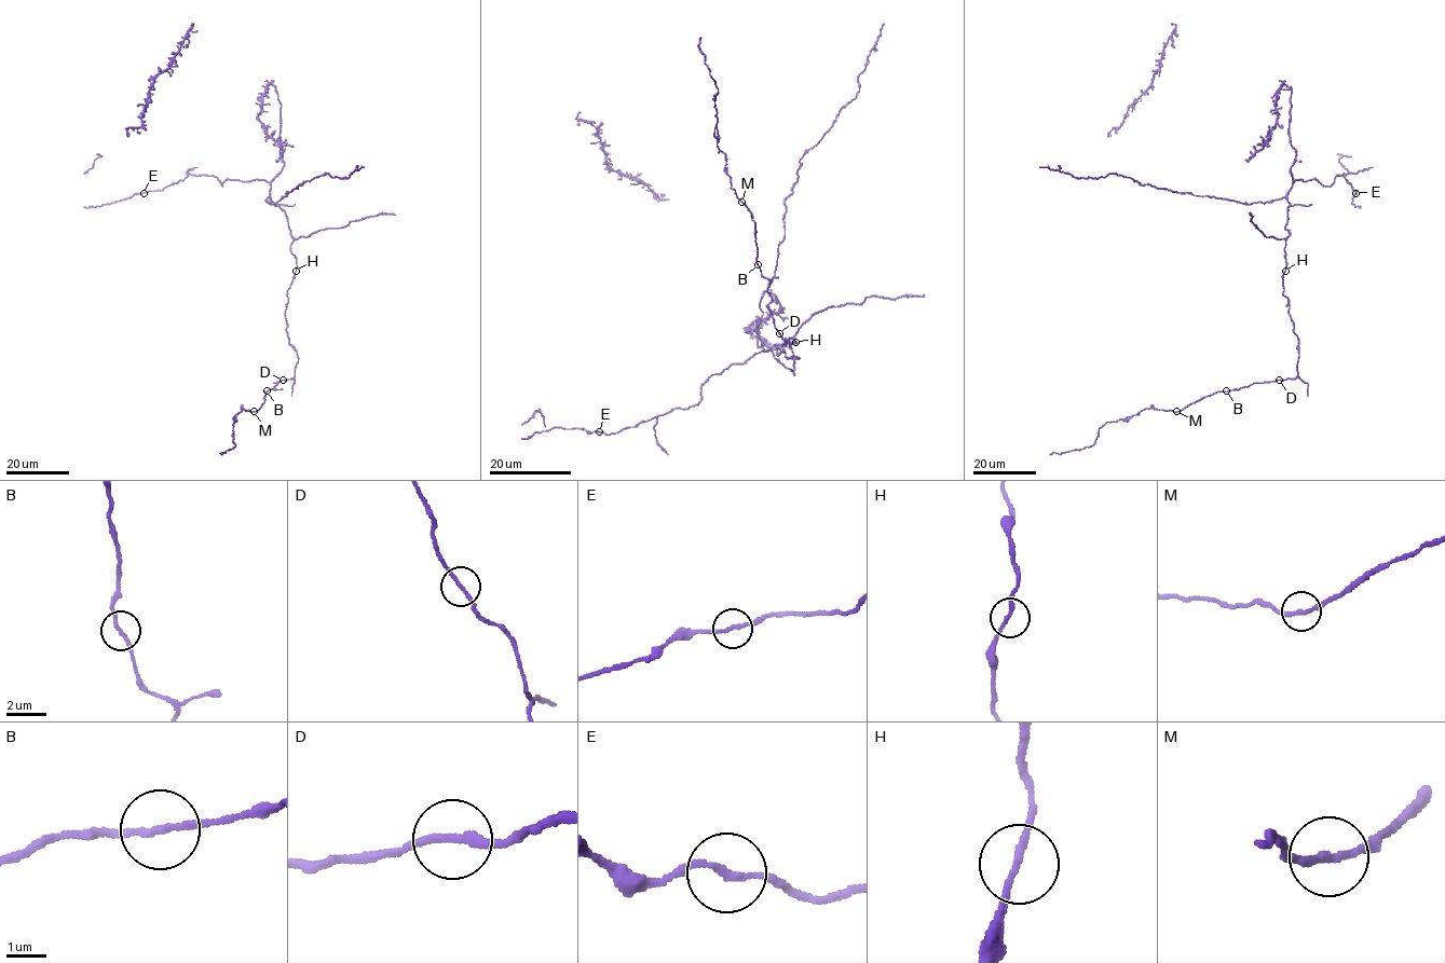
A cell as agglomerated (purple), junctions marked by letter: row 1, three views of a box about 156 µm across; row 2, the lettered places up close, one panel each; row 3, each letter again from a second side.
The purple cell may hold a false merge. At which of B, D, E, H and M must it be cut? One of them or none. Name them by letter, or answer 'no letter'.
no letter

